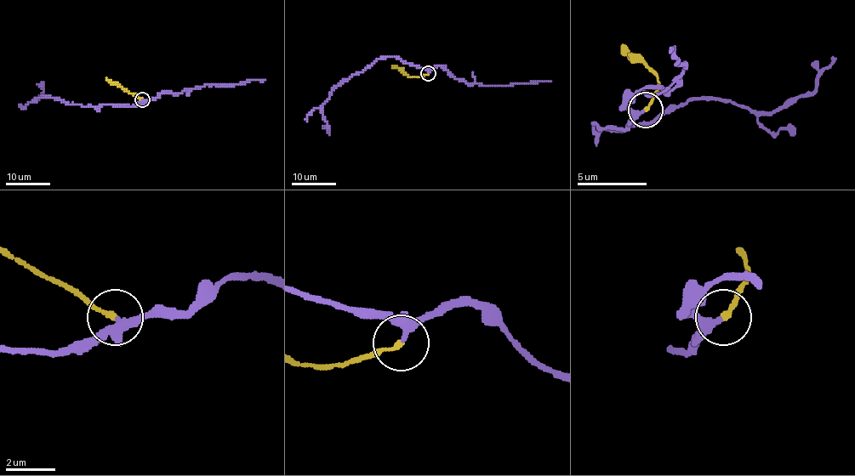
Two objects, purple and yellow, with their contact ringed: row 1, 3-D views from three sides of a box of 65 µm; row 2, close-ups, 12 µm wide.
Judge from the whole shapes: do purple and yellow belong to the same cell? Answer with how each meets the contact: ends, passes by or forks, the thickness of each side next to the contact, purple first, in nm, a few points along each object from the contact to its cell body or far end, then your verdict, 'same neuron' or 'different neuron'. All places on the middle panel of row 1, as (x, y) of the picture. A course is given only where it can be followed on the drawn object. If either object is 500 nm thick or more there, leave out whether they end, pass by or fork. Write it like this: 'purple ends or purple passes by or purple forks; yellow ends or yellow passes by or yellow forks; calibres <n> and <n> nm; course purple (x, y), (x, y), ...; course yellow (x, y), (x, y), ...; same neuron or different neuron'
purple passes by; yellow ends; calibres 240 and 200 nm; course purple (428, 73), (427, 70), (404, 63), (396, 57), (384, 57), (344, 79), (321, 107), (330, 134); course yellow (428, 73), (410, 77), (391, 66); same neuron

